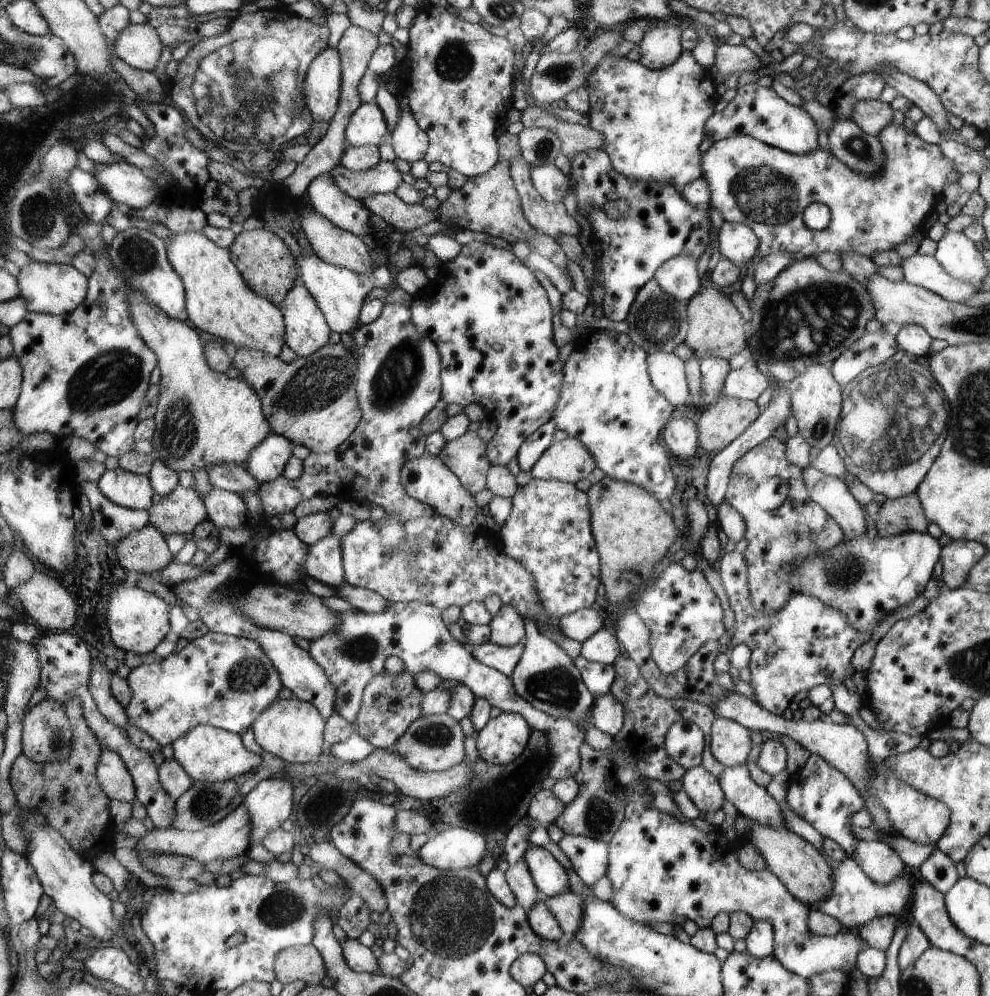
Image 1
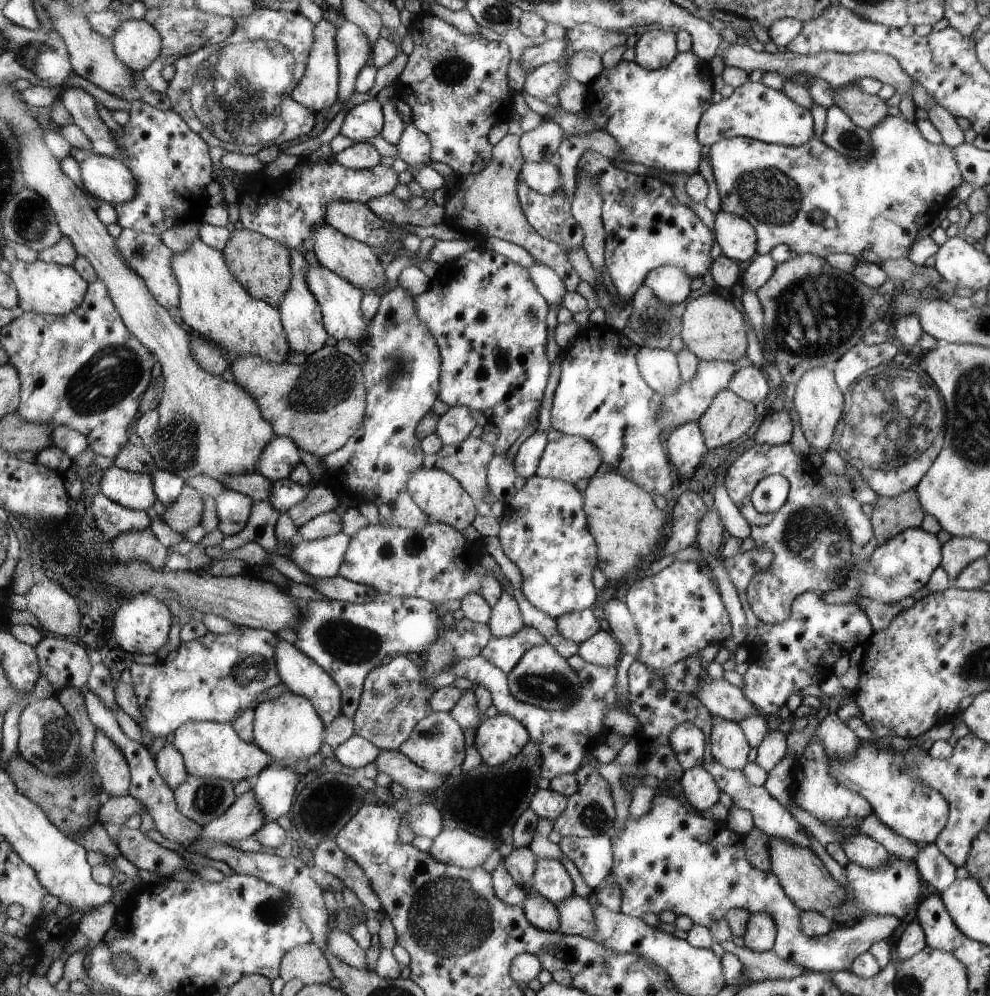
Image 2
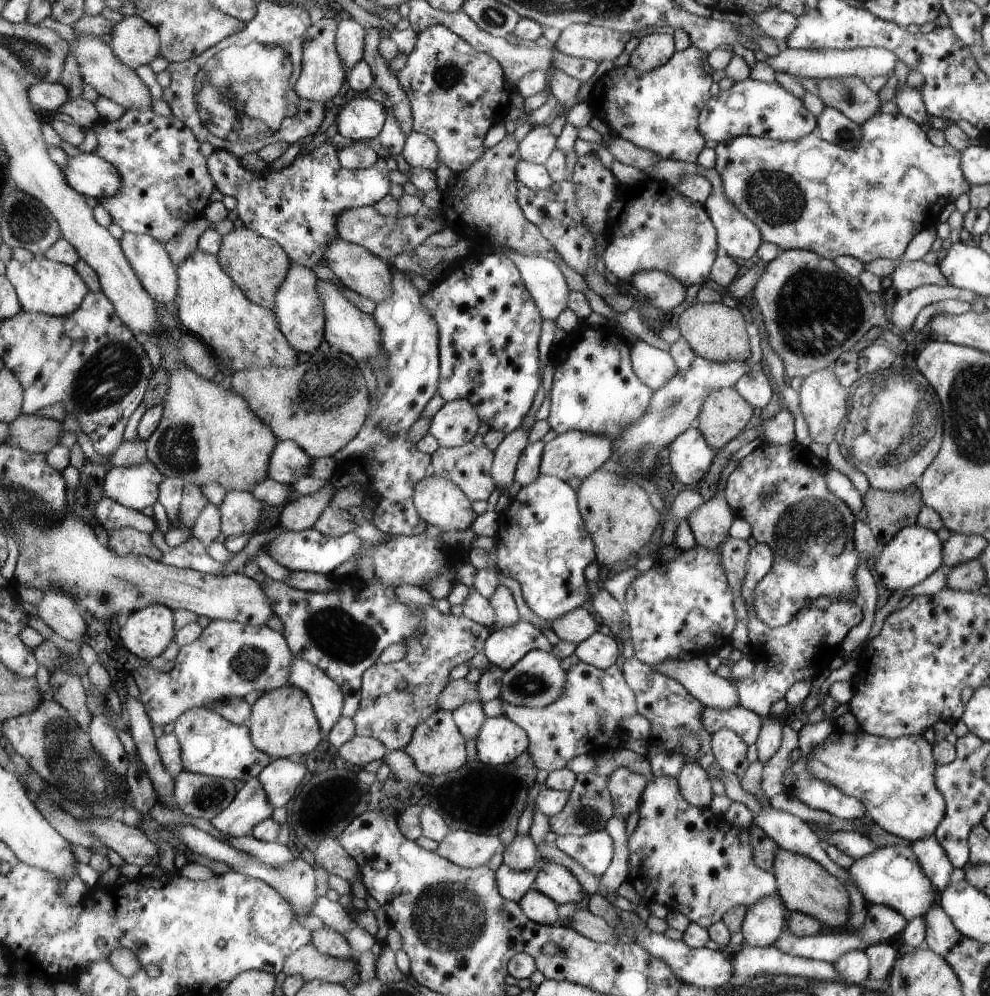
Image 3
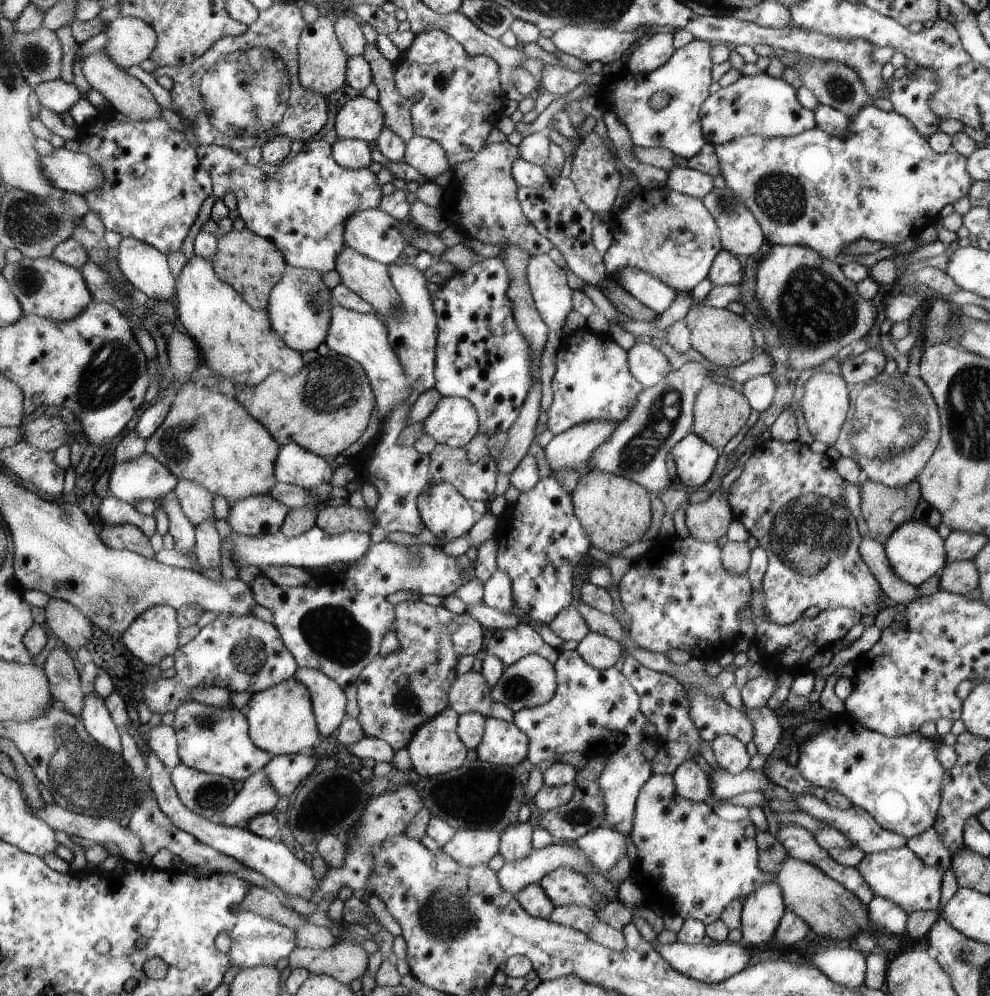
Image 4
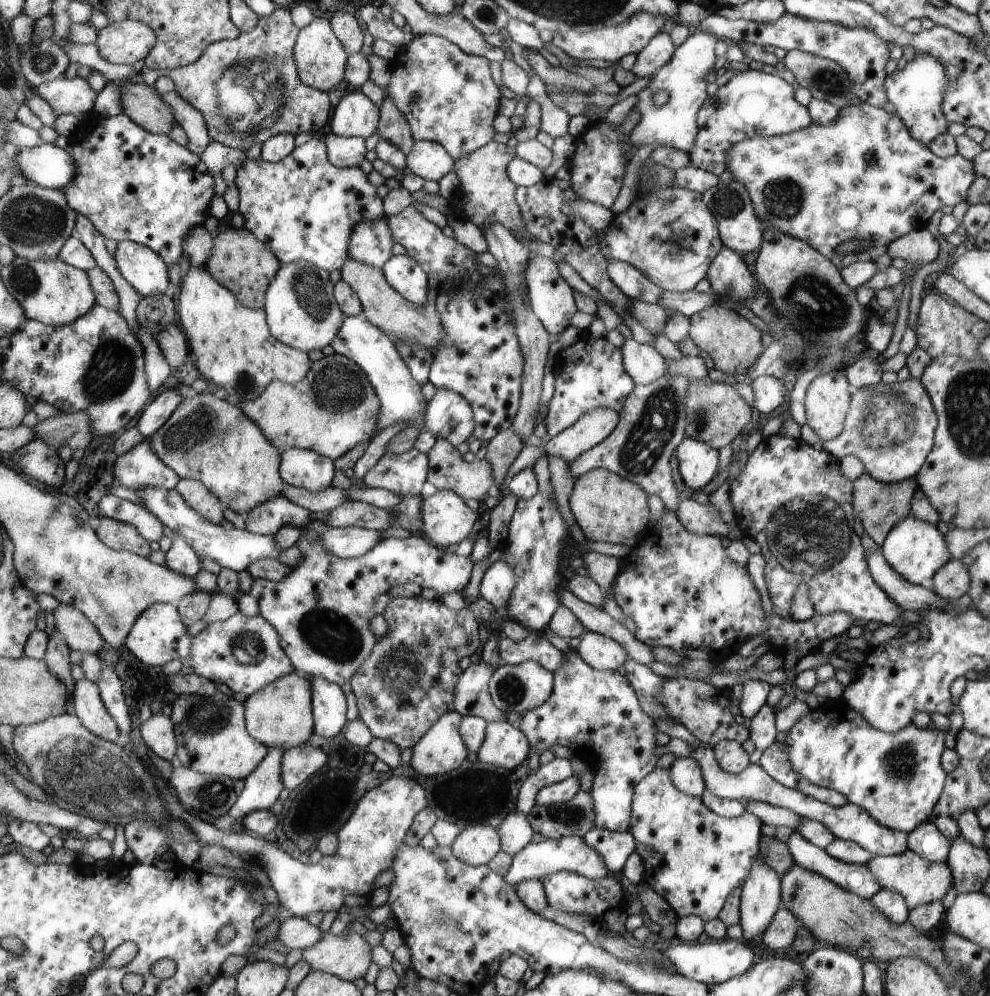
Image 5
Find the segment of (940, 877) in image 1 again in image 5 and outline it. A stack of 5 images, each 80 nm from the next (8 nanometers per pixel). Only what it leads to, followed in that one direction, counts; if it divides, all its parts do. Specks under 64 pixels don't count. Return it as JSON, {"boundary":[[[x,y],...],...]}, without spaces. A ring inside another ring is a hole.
{"boundary":[[[923,822],[907,834],[908,848],[930,862],[947,860],[949,840],[932,822]]]}

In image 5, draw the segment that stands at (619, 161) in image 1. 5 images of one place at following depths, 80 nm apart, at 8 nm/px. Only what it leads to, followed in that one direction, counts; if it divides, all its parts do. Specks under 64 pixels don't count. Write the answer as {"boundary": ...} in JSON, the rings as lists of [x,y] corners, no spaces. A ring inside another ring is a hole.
{"boundary":[[[693,29],[692,34],[676,47],[671,61],[649,79],[650,84],[647,88],[638,92],[638,103],[633,109],[641,115],[639,124],[631,132],[631,142],[636,148],[646,144],[662,144],[689,154],[699,134],[698,112],[709,97],[706,82],[698,80],[698,76],[704,78],[704,74],[708,74],[714,67],[714,62],[719,62],[714,54],[714,44],[717,40],[715,34]],[[660,90],[668,92],[669,98],[666,104],[656,107],[652,103],[652,96]]]}

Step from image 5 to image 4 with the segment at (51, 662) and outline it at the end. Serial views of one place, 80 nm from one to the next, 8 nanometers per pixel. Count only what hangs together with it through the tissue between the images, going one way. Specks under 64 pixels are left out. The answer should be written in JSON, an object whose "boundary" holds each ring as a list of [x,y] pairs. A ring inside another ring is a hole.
{"boundary":[[[55,645],[47,655],[43,669],[58,705],[78,717],[82,713],[86,696],[78,679],[79,670],[74,667],[69,650],[64,645]]]}

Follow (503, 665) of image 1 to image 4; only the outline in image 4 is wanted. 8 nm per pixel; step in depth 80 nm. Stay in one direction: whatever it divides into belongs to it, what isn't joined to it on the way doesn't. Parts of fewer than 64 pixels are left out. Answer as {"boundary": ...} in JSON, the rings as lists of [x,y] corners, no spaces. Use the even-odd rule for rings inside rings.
{"boundary":[[[528,621],[521,622],[514,630],[493,631],[489,635],[487,651],[500,657],[505,666],[512,666],[528,654],[540,655],[554,664],[559,657],[560,650],[550,647],[538,630]]]}

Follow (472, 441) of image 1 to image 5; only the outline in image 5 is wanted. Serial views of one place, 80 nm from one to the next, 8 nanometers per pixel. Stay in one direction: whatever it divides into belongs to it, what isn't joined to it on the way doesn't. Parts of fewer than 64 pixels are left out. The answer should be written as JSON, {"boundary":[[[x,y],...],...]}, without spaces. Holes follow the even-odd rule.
{"boundary":[[[437,439],[433,447],[427,452],[430,459],[430,472],[427,474],[427,481],[431,482],[438,489],[446,489],[462,496],[462,498],[474,498],[483,502],[484,495],[495,484],[492,465],[485,458],[476,459],[472,462],[462,460],[462,451],[452,446],[448,439]]]}

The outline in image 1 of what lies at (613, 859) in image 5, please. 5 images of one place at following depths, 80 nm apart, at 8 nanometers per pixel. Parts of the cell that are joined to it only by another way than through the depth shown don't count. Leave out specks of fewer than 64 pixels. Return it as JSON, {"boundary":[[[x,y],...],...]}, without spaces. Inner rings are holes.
{"boundary":[[[565,835],[558,842],[560,850],[572,864],[580,880],[588,887],[598,882],[608,871],[609,846],[604,840],[581,835]]]}

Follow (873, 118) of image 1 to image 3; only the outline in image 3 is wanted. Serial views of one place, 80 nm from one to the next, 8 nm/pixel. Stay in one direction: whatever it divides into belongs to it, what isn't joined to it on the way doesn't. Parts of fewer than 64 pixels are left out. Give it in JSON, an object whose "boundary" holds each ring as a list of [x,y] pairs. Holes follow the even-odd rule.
{"boundary":[[[858,76],[842,78],[818,78],[818,96],[825,107],[840,110],[854,124],[862,126],[874,114],[880,114],[882,100],[874,93],[866,81]]]}

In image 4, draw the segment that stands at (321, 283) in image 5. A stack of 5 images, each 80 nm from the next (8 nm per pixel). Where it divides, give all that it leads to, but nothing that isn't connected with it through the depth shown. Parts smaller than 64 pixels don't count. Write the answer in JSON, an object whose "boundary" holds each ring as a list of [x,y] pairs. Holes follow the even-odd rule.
{"boundary":[[[287,266],[282,280],[270,294],[266,310],[270,314],[271,326],[292,350],[301,353],[317,350],[330,334],[333,307],[331,289],[322,281],[322,275],[317,270]]]}

